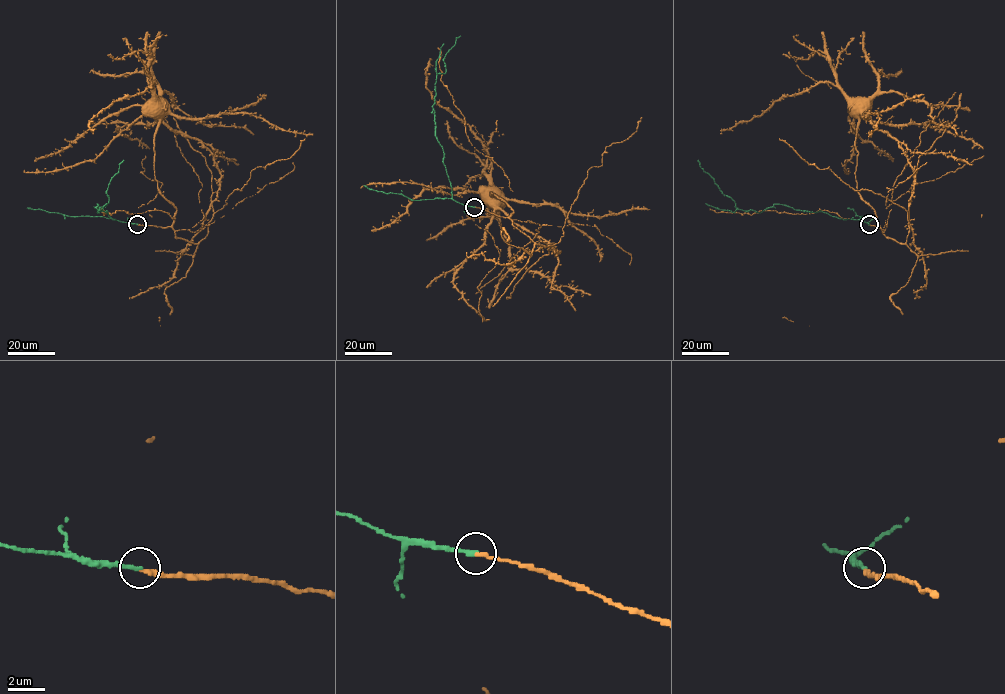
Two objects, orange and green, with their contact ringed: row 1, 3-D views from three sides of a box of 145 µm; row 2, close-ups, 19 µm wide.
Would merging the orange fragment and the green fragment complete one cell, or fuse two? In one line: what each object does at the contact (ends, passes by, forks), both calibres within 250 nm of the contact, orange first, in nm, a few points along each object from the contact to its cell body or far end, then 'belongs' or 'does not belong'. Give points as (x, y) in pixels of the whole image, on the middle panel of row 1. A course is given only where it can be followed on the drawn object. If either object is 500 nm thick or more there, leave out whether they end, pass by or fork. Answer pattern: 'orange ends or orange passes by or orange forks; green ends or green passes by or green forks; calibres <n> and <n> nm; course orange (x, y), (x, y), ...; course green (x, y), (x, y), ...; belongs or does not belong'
orange ends; green ends; calibres 280 and 280 nm; course orange (474, 207), (501, 217), (513, 212), (488, 189); course green (474, 207), (452, 198), (442, 147), (435, 136), (432, 106), (437, 75), (445, 72), (445, 55), (460, 36); belongs

